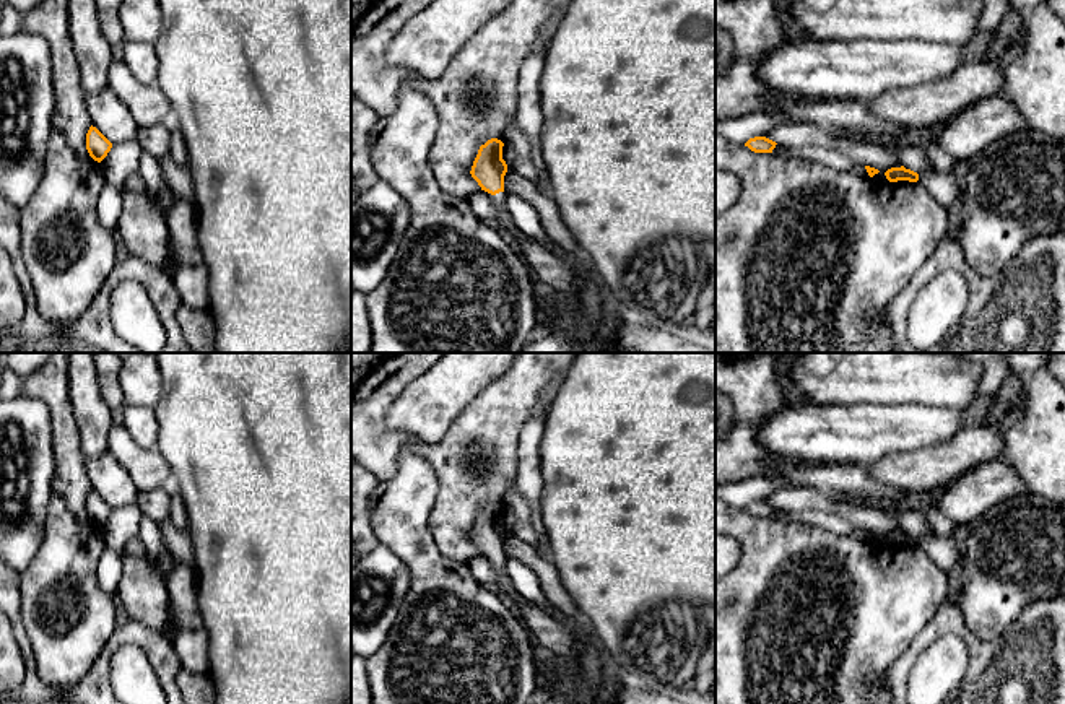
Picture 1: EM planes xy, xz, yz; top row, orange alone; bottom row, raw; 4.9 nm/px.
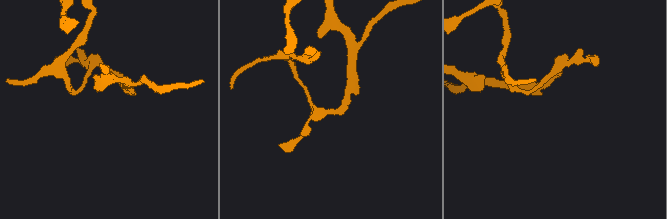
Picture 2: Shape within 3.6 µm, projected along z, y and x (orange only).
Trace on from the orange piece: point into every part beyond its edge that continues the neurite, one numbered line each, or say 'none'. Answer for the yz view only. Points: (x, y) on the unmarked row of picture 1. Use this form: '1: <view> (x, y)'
1: yz (945, 551)

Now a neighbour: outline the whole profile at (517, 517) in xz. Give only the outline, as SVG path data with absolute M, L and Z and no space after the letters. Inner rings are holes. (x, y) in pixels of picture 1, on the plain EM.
M511 485L502 499L502 524L507 533L532 545L545 559L551 559L548 551L541 546L540 535L533 525L533 514L528 501L519 491L517 485Z

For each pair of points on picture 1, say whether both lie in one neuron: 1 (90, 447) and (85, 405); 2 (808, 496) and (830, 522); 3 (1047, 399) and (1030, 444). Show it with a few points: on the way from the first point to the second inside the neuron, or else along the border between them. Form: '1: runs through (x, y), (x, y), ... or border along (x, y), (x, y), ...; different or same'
1: runs through (90, 438), (90, 415); same
2: border along (784, 509), (828, 511), (846, 517), (857, 527); different
3: runs through (1047, 410), (1047, 426), (1041, 433); same

